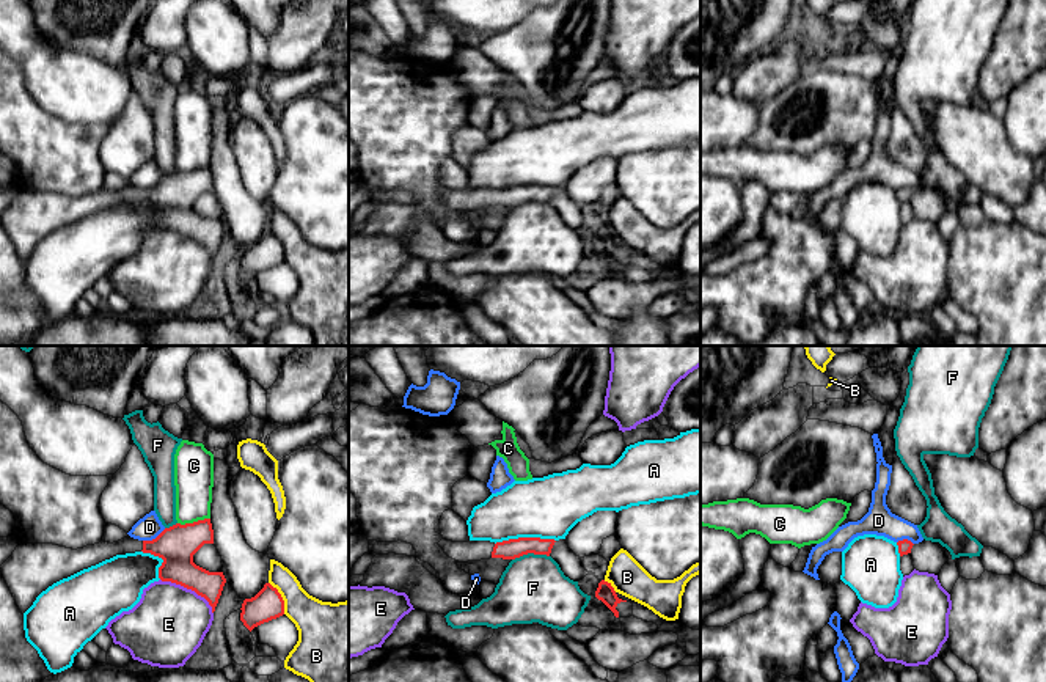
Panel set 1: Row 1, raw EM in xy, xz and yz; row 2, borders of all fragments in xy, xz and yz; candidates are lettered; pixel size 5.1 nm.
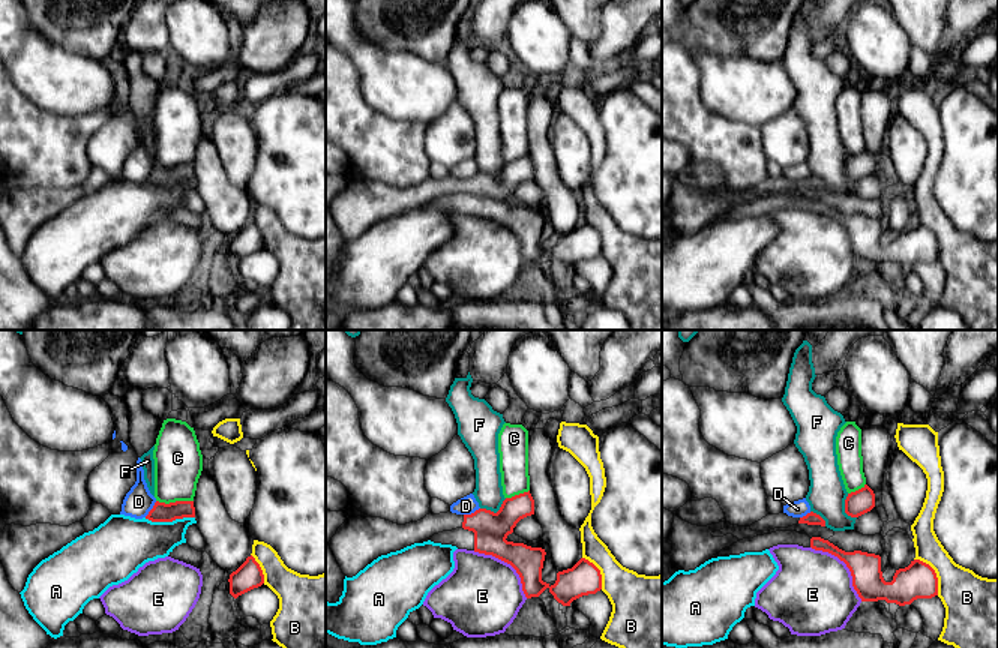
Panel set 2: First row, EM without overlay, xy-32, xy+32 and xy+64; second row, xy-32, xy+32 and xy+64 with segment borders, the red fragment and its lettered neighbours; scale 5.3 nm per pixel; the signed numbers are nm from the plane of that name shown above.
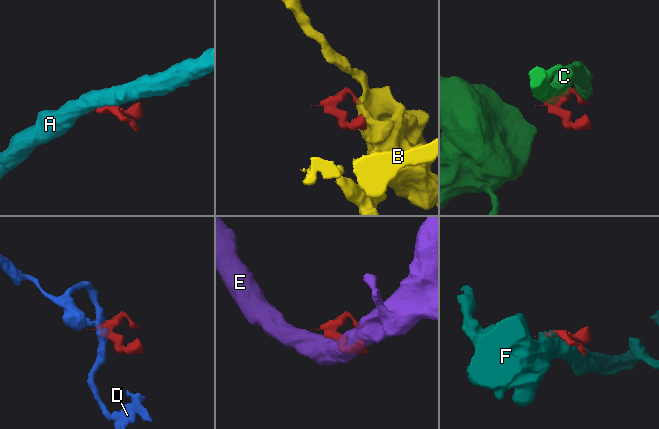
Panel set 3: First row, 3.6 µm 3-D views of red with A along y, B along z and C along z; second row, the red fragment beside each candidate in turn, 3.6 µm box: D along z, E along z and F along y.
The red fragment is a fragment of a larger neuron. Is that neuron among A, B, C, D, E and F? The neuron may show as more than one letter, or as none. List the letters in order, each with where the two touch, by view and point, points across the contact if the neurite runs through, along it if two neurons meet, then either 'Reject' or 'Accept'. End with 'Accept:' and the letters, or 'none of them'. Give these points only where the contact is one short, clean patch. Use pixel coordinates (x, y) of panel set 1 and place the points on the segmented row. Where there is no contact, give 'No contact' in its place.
A: Touches red at xz (525, 538). Boundary: xz (555, 539), (509, 538), (495, 544). Reject
B: Touches red at xy (281, 597). Reject
C: Touches red at xy (193, 522). Boundary: xy (209, 517), (178, 524). Reject
D: Touches red at xy (156, 538). Boundary: xy (165, 528), (154, 538), (143, 541). Reject
E: Touches red at xy (190, 588). Boundary: xy (160, 579), (193, 590), (208, 602), (212, 613). Reject
F: Touches red at xz (530, 552). Boundary: xz (548, 555), (523, 553), (512, 560). Reject
Accept: none of them

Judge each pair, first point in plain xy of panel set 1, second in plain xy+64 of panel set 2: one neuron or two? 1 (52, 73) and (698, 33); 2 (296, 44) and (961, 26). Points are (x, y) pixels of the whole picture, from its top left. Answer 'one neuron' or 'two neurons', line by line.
1: two neurons
2: one neuron

